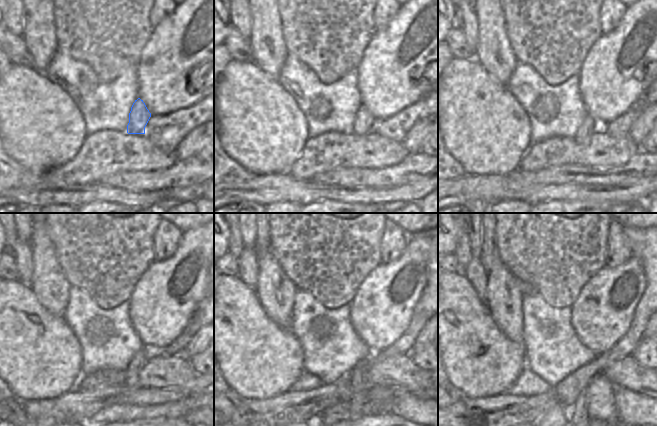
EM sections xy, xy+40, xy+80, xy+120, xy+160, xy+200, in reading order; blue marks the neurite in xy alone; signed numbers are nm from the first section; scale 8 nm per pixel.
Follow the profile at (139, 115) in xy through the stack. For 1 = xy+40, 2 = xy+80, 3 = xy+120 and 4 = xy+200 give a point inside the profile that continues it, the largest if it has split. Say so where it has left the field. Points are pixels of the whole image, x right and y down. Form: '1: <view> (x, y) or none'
1: xy+40 (364, 119)
2: xy+80 (584, 133)
3: xy+120 (138, 361)
4: xy+200 (578, 416)

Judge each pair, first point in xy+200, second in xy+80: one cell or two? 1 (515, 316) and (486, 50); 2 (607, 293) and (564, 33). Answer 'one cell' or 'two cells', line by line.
1: one cell
2: two cells

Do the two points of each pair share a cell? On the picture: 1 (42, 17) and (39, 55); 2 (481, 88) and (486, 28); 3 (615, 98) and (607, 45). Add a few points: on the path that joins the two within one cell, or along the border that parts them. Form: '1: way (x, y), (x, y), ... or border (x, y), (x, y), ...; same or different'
1: way (39, 26), (39, 46); same
2: border (474, 58), (501, 83); different
3: way (614, 85), (614, 58); same

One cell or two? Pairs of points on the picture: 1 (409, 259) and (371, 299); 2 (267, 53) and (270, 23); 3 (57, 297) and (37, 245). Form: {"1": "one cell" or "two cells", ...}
{"1": "one cell", "2": "one cell", "3": "one cell"}

